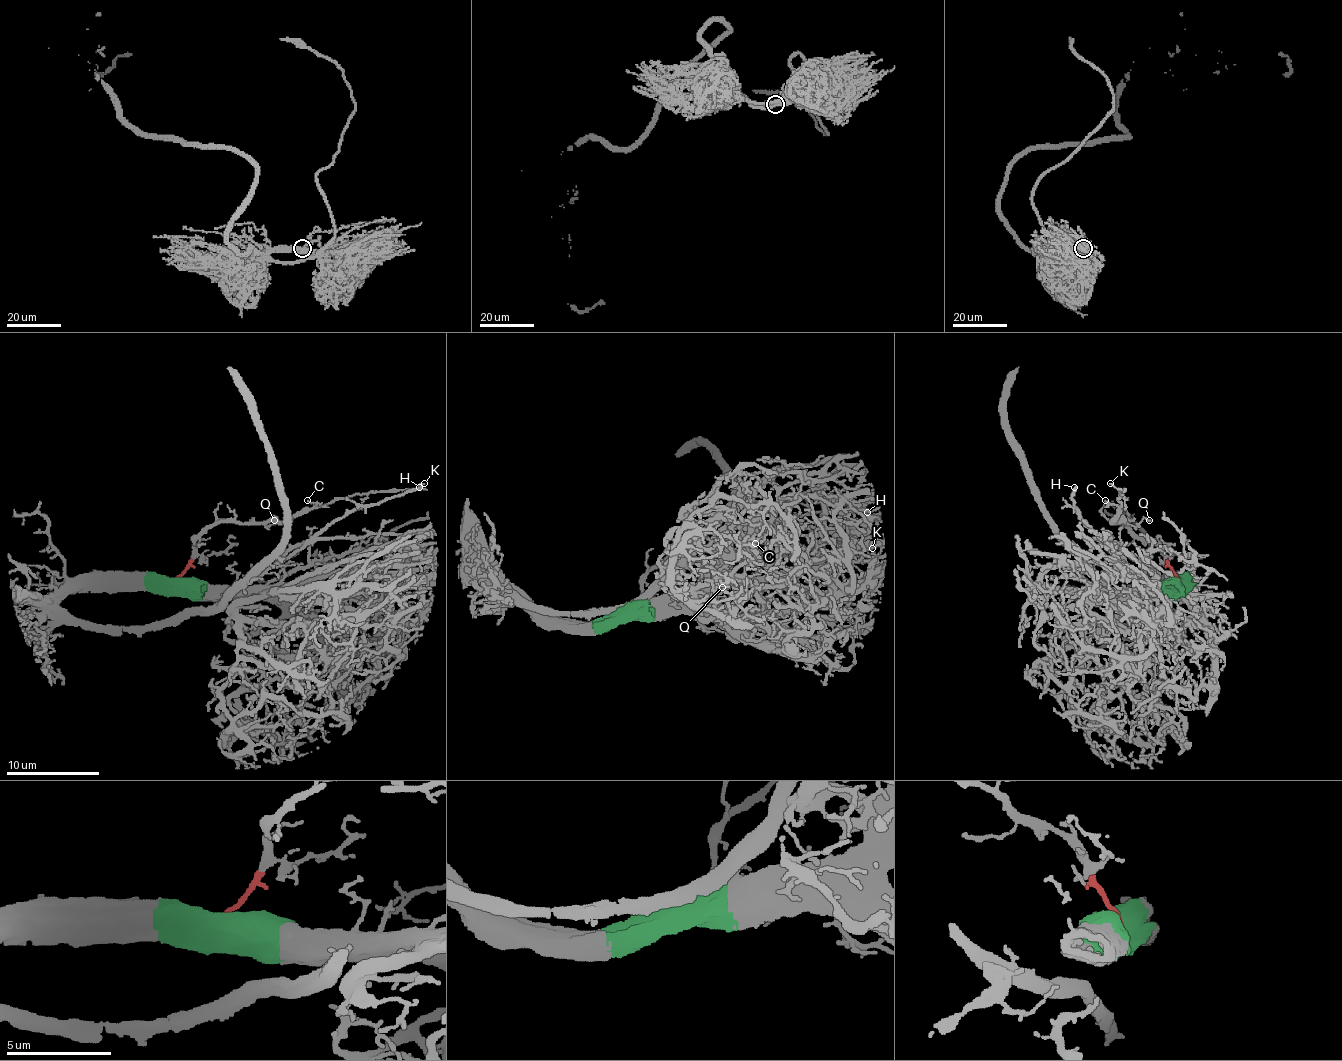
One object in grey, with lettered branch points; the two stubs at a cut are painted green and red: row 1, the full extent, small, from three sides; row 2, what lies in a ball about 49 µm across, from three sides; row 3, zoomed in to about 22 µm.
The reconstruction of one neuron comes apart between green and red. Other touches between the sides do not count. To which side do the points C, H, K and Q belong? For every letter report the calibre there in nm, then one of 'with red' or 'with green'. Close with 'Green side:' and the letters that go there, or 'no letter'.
C: calibre 100 nm; with red
H: calibre 280 nm; with green
K: calibre 110 nm; with red
Q: calibre 140 nm; with red
Green side: H

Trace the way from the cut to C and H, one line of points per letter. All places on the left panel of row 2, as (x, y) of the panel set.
C: (175, 582), (192, 554), (194, 540), (222, 521), (292, 519), (317, 503), (308, 500)
H: (175, 582), (273, 587), (285, 573), (282, 559), (308, 545), (331, 524), (420, 486)

